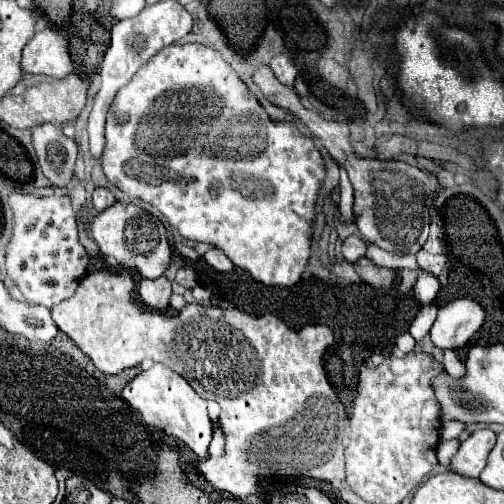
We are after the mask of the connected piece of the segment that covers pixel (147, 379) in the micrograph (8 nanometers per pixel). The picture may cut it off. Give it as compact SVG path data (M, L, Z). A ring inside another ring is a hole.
M155 363L151 369L141 371L137 377L133 377L123 387L121 397L143 415L143 421L147 425L181 439L199 459L209 457L207 449L211 443L211 419L207 415L207 401L195 393L185 377L163 363Z

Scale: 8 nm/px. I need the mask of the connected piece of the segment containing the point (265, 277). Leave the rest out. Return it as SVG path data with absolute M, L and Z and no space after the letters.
M199 43L193 45L169 45L161 49L147 65L143 65L133 79L121 87L115 95L115 101L107 113L107 125L105 125L105 151L101 155L101 165L107 175L107 179L119 187L125 195L131 199L141 199L149 205L153 205L185 239L191 241L203 241L211 243L215 247L221 247L227 257L241 269L249 271L249 275L255 281L261 281L265 285L279 285L279 287L291 287L301 279L301 273L305 269L309 247L311 247L311 225L313 225L313 205L317 199L317 191L321 187L321 179L325 175L321 153L315 149L313 141L301 135L291 125L273 125L273 121L267 117L265 109L257 103L253 93L247 89L247 85L235 75L235 71L223 61L223 57Z

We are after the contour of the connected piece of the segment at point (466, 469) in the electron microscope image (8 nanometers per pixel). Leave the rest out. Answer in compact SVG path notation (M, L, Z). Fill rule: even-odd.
M491 429L473 431L471 437L461 443L457 457L453 457L451 471L467 477L479 477L479 473L487 463L487 453L495 445L495 439L497 439L497 433Z

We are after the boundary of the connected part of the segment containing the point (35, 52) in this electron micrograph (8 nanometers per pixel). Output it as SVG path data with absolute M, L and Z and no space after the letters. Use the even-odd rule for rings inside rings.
M45 27L25 45L21 59L23 73L43 73L51 77L65 77L77 71L75 61L69 53L67 31L61 27Z

